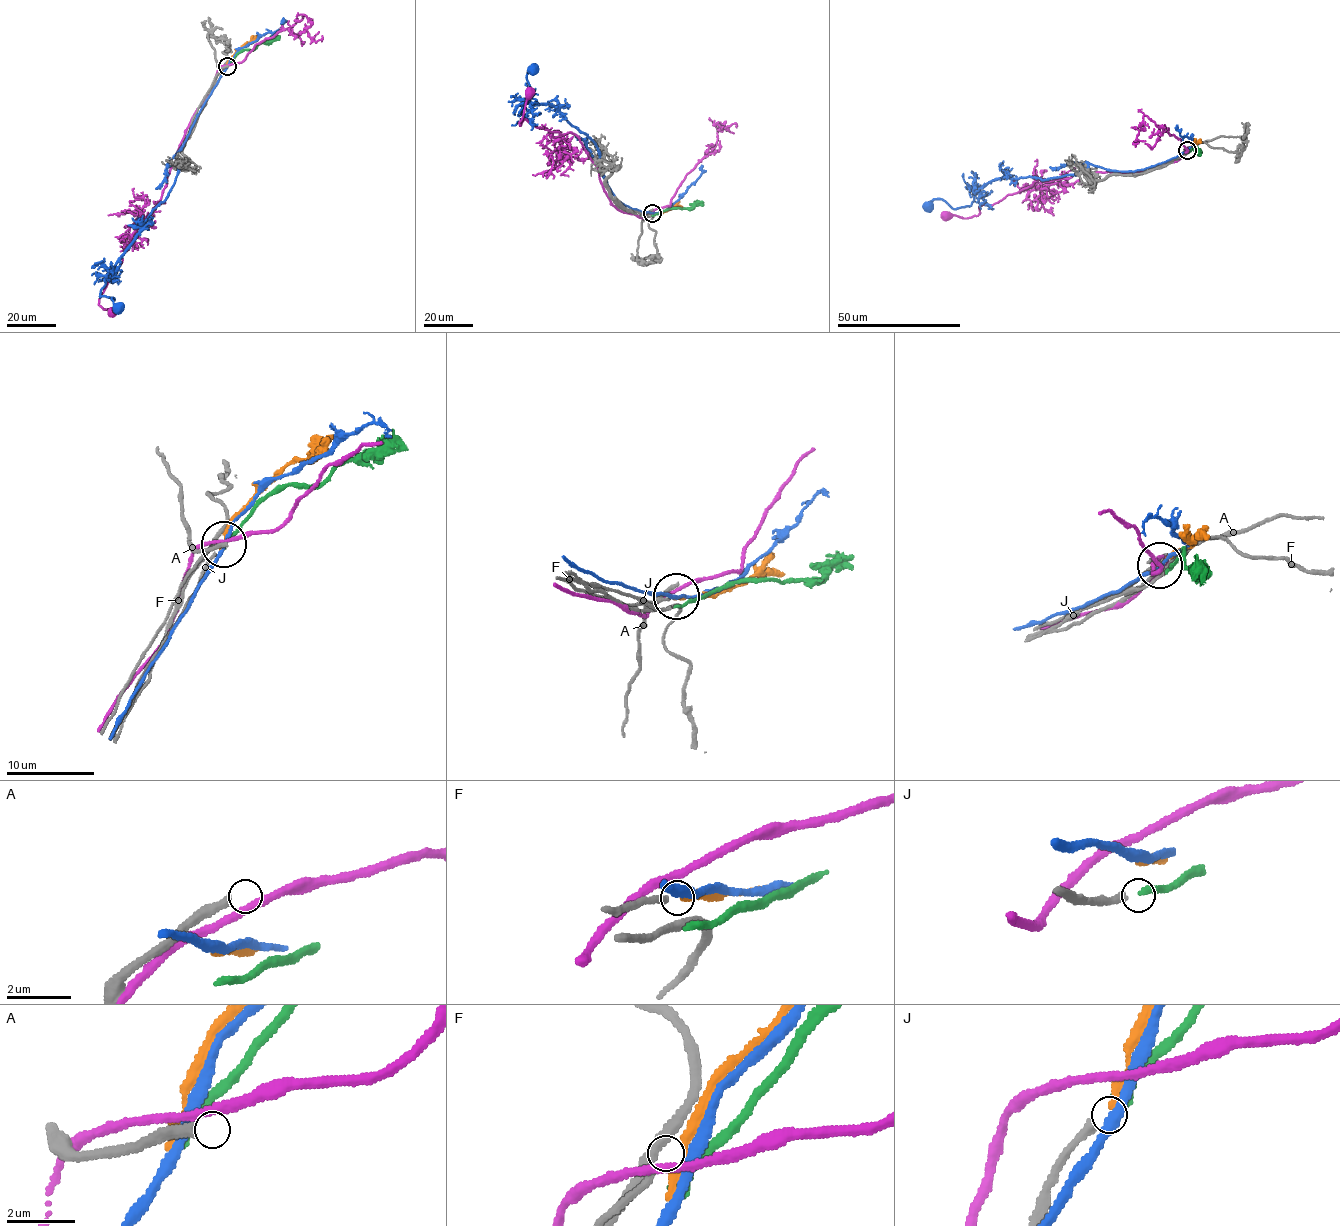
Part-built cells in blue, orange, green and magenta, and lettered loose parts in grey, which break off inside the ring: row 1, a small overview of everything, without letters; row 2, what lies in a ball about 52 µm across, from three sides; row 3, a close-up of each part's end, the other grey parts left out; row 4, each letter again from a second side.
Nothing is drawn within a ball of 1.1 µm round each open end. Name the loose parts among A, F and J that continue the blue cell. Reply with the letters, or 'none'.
none

